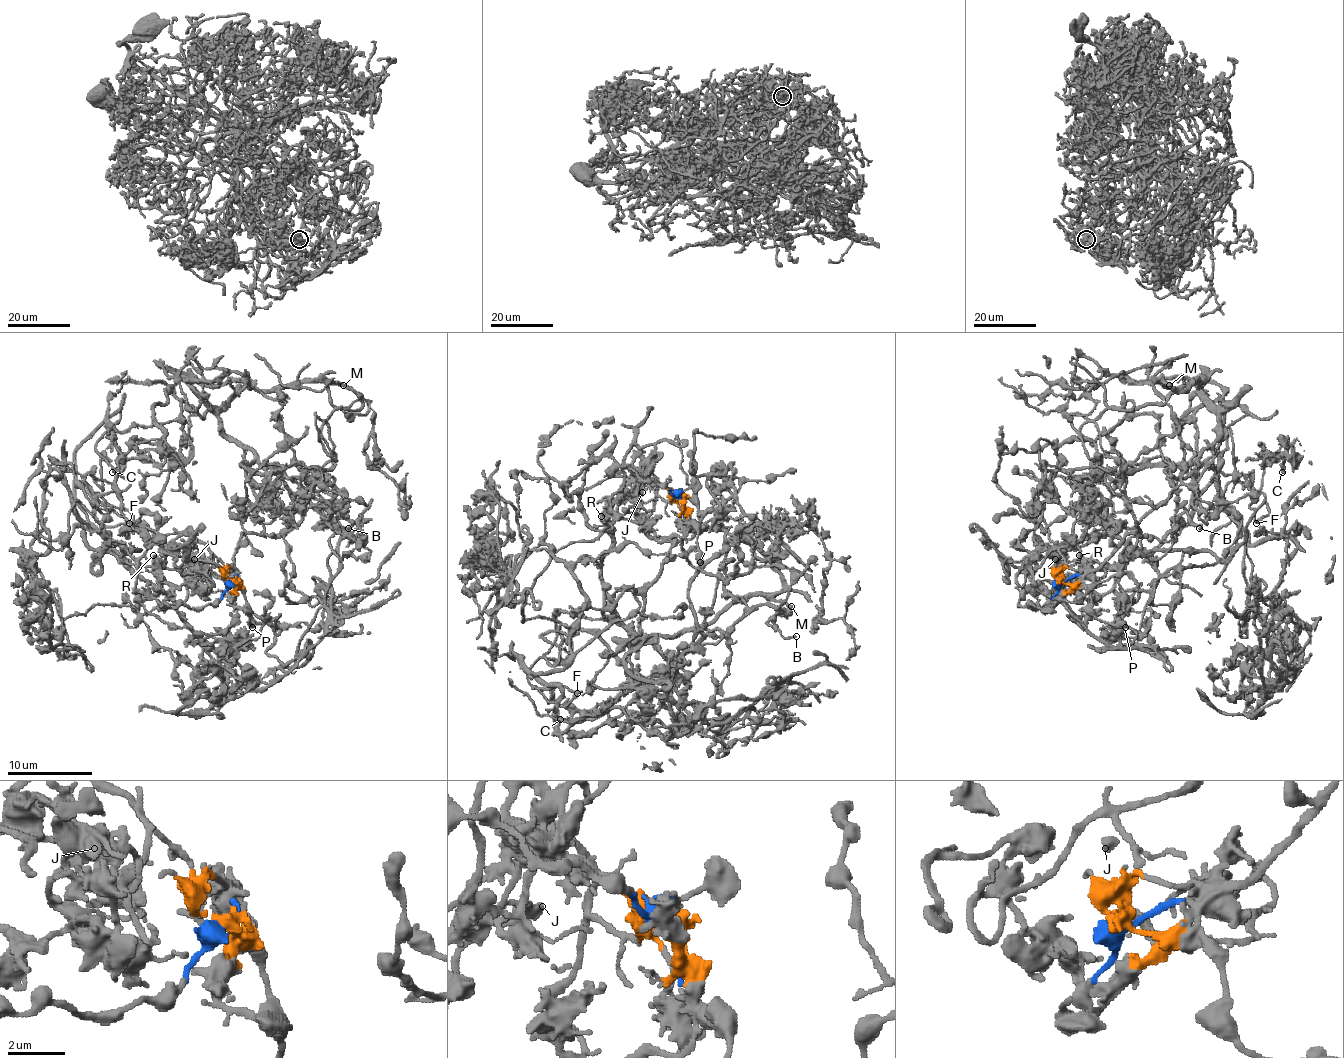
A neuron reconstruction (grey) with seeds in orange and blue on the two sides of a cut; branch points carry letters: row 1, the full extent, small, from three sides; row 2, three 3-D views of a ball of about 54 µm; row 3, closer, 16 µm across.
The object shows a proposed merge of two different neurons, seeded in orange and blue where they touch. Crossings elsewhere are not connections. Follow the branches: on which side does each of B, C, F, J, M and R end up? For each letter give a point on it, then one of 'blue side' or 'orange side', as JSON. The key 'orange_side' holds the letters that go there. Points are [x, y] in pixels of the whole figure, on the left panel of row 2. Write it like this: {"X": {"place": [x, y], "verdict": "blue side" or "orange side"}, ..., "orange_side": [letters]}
{"B": {"place": [348, 528], "verdict": "blue side"}, "C": {"place": [112, 472], "verdict": "orange side"}, "F": {"place": [129, 523], "verdict": "orange side"}, "J": {"place": [194, 559], "verdict": "orange side"}, "M": {"place": [343, 385], "verdict": "blue side"}, "R": {"place": [153, 555], "verdict": "orange side"}, "orange_side": ["C", "F", "J", "R"]}

